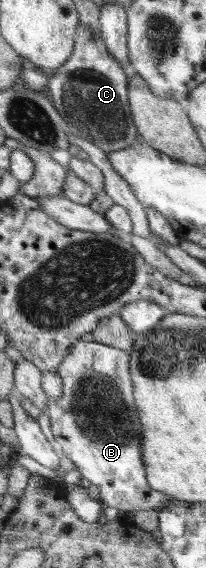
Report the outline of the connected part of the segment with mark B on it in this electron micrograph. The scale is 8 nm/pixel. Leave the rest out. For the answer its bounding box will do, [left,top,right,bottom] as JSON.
[46,338,174,511]

